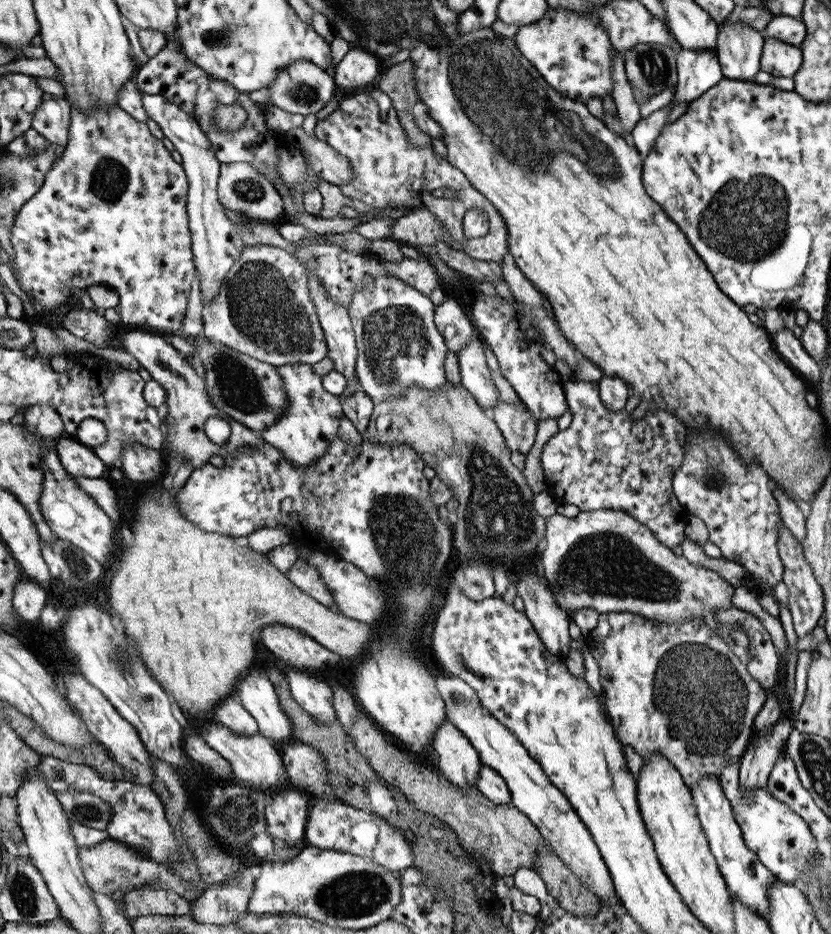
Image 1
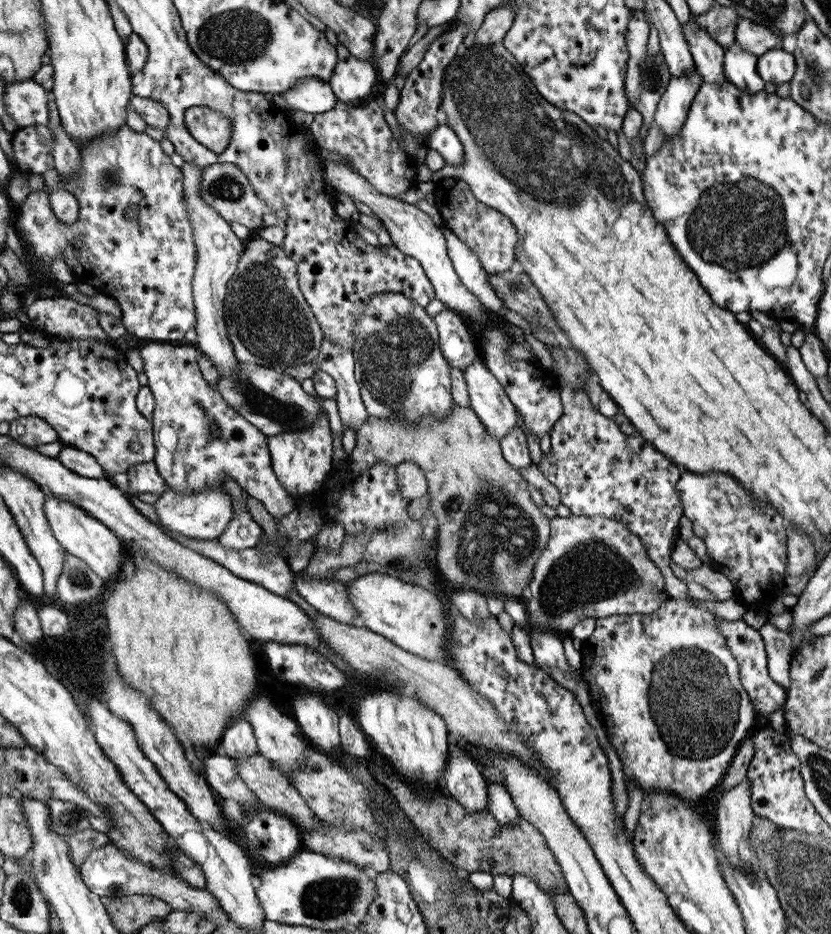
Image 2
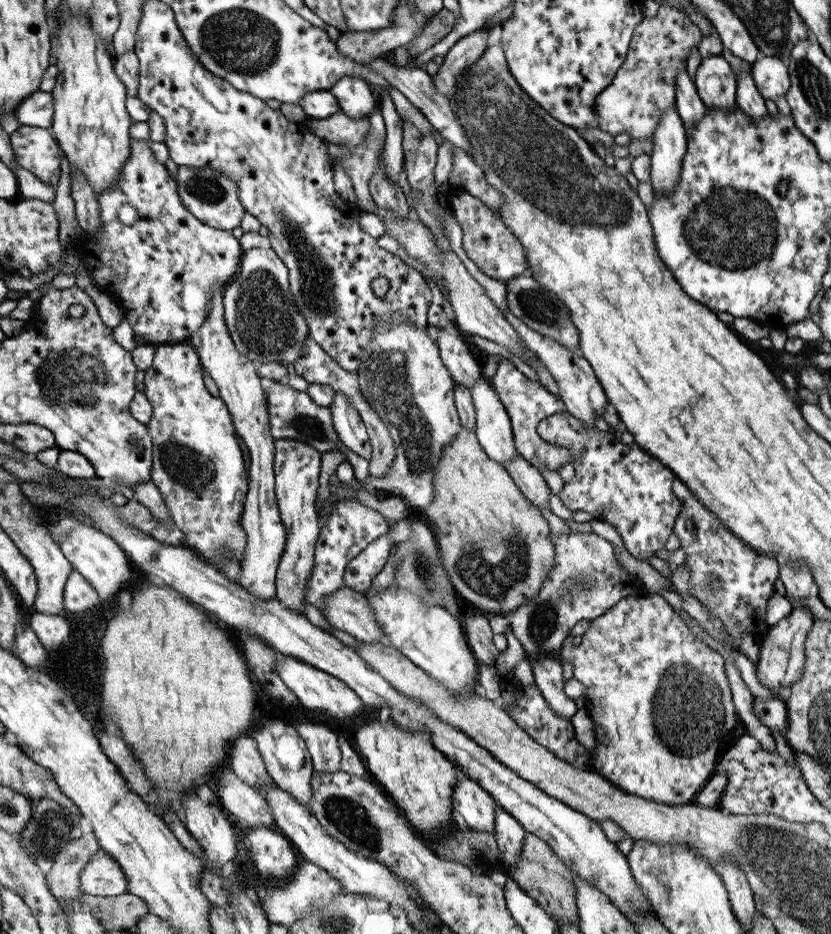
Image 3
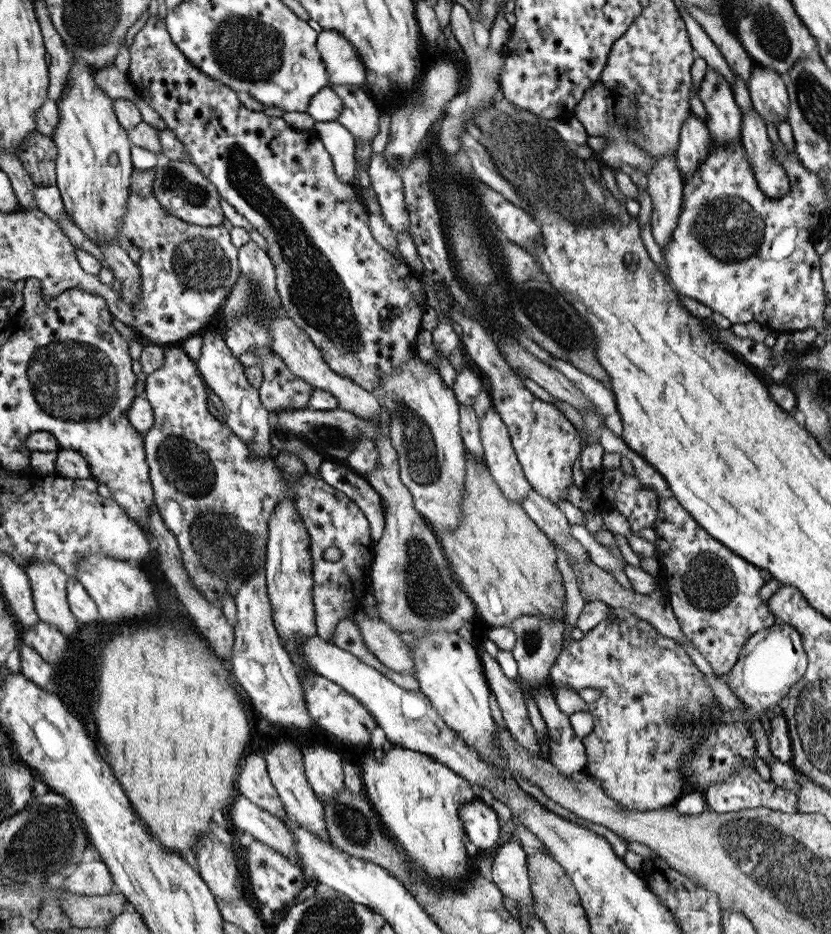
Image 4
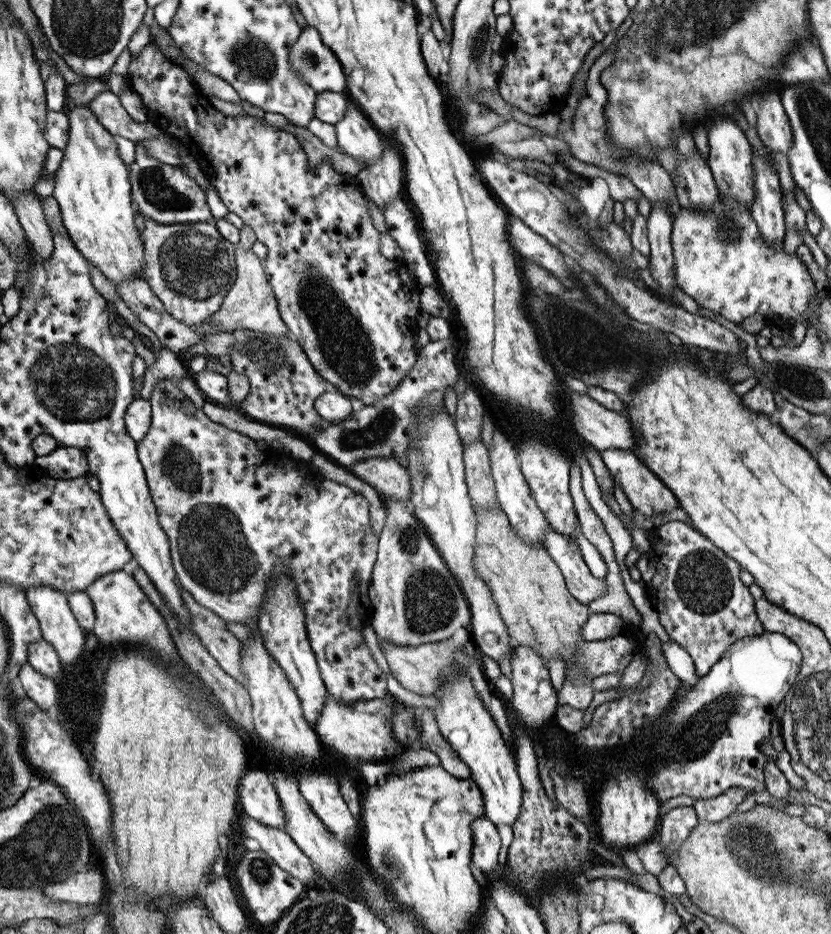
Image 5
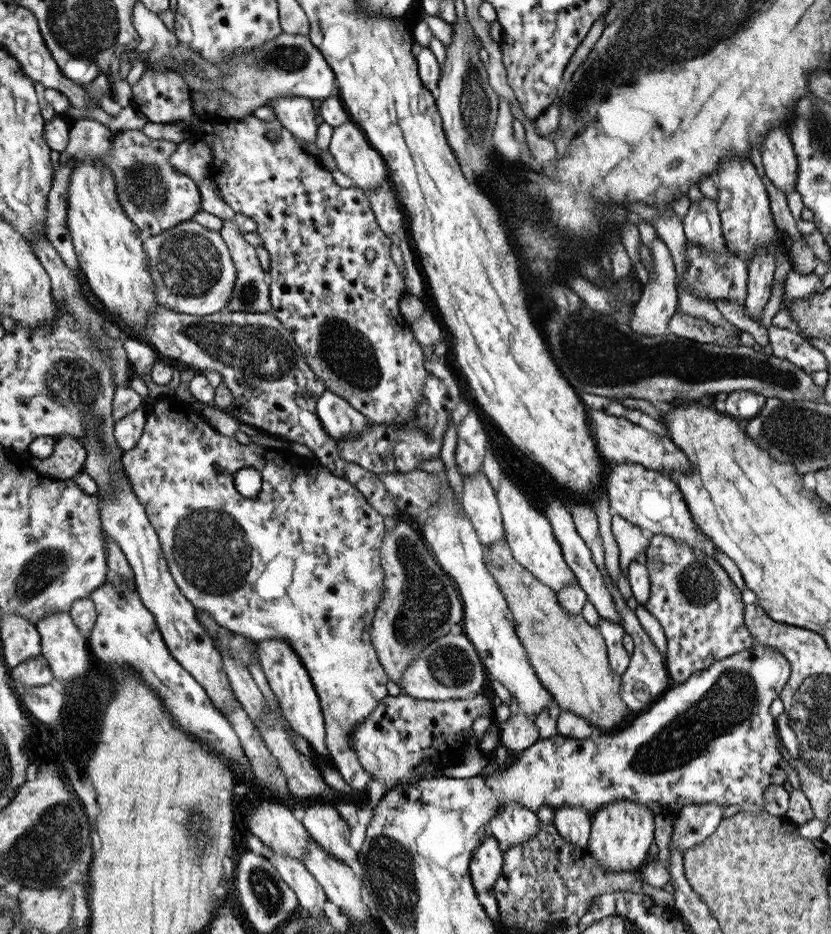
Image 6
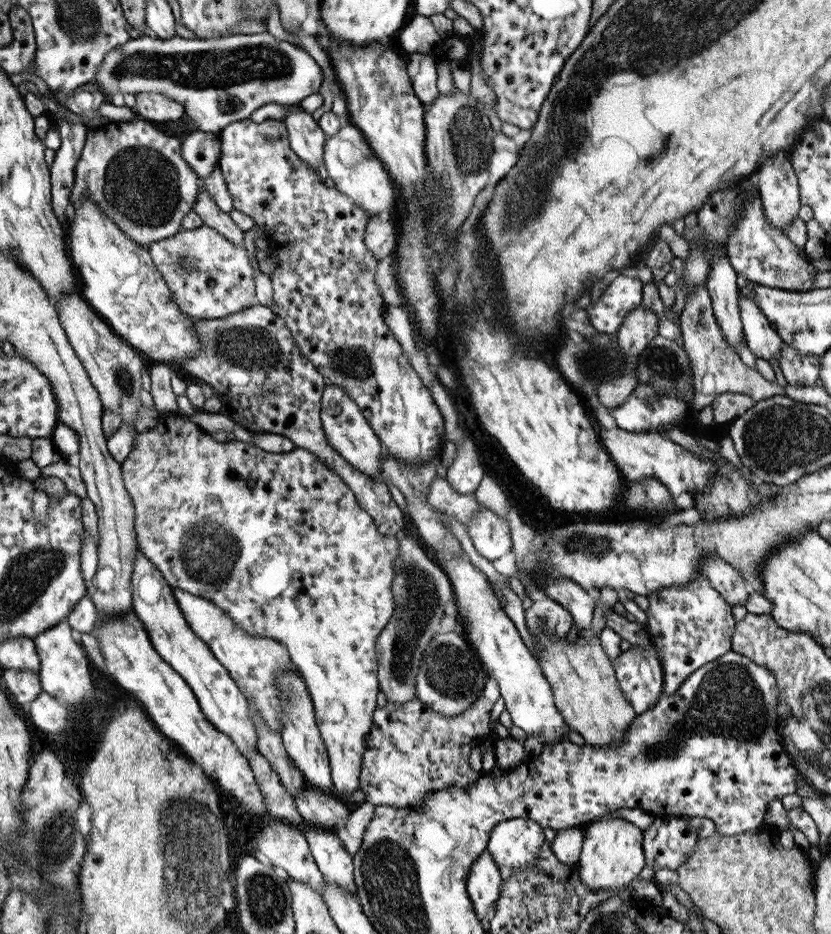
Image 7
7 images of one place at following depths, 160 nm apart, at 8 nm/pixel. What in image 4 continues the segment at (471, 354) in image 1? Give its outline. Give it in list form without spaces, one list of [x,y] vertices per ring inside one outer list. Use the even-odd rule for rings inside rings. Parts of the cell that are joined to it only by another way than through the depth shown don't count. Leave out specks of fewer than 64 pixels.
[[[490,406],[480,422],[480,436],[484,447],[486,467],[503,494],[511,502],[520,502],[531,493],[531,484],[524,478],[518,455],[514,454],[514,442],[508,436],[506,425],[496,408]]]

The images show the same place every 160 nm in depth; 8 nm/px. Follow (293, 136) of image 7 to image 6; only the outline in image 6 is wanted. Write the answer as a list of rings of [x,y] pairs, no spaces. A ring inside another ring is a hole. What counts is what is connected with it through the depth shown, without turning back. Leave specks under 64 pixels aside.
[[[280,97],[268,101],[268,106],[273,106],[277,119],[295,136],[299,143],[312,145],[316,143],[318,132],[318,116],[315,103],[310,98]]]

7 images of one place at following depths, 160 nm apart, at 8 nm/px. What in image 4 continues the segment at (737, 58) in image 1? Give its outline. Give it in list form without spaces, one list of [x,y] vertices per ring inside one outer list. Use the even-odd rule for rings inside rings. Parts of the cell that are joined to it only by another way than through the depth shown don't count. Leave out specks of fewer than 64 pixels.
[[[753,108],[742,111],[741,142],[760,190],[766,198],[778,200],[789,193],[790,181],[784,167],[773,155],[772,142],[766,133],[767,124]]]

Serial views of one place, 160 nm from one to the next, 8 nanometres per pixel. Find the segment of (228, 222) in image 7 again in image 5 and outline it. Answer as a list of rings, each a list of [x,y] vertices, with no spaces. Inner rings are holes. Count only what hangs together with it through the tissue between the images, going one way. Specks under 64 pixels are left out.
[[[238,242],[237,262],[239,263],[240,278],[231,286],[230,292],[224,297],[222,308],[214,313],[208,321],[216,331],[233,331],[237,328],[257,330],[267,335],[278,335],[292,338],[288,327],[284,324],[273,288],[268,282],[264,262],[261,261],[250,249],[245,249]]]

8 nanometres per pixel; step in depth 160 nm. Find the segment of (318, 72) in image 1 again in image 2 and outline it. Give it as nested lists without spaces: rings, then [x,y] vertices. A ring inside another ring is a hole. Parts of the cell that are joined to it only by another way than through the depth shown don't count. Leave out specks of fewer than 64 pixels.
[[[315,76],[297,82],[296,86],[280,95],[289,104],[290,110],[302,110],[314,115],[332,110],[338,101],[330,83]]]

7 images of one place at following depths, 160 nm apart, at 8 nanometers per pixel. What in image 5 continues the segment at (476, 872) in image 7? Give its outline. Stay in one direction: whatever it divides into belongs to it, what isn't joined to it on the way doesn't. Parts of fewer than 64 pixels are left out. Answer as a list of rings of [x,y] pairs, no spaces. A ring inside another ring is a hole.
[[[486,816],[472,822],[471,830],[474,832],[474,860],[476,869],[481,876],[490,874],[498,866],[500,854],[500,836]]]

